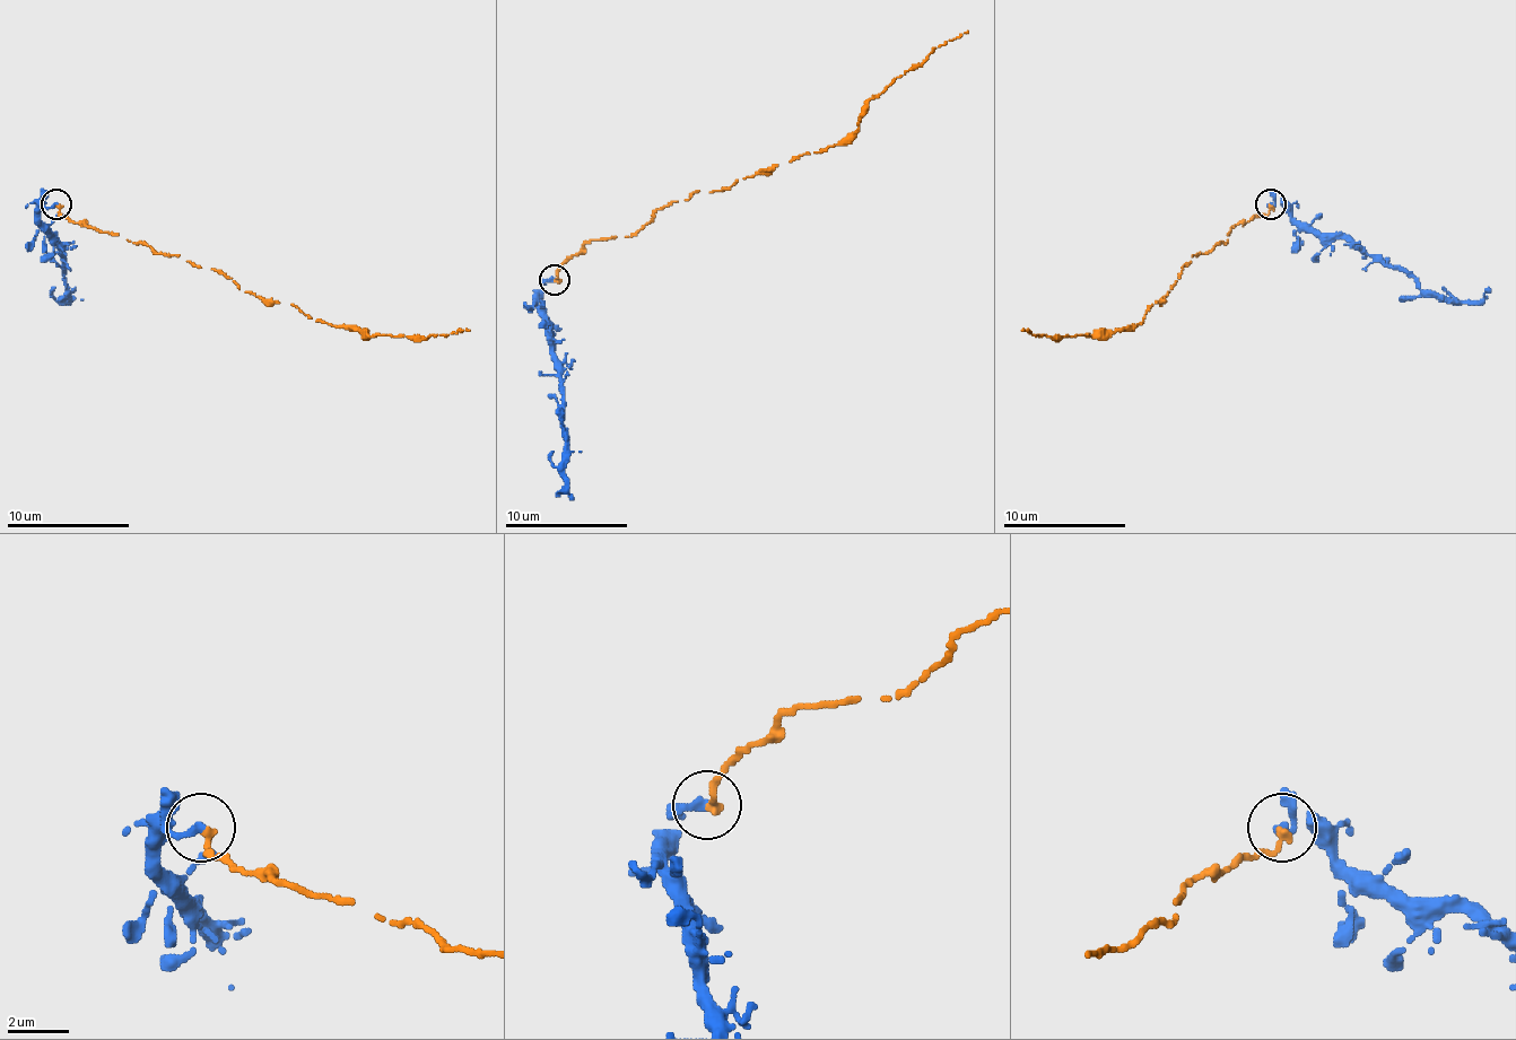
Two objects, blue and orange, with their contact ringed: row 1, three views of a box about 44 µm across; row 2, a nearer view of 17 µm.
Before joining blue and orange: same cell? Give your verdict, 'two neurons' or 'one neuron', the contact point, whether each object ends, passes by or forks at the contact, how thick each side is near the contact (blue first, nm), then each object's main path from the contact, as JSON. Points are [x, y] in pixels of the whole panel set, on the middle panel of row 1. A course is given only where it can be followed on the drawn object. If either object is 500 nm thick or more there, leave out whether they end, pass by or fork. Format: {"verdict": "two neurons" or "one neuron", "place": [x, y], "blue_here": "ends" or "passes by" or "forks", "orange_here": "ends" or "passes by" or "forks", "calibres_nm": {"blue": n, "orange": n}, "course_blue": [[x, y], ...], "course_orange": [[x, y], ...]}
{"verdict": "two neurons", "place": [555, 279], "blue_here": "ends", "orange_here": "ends", "calibres_nm": {"blue": 320, "orange": 280}, "course_blue": [[555, 280], [540, 283], [537, 305], [549, 330], [552, 360], [562, 378], [565, 430], [562, 492], [574, 498]], "course_orange": [[555, 280], [586, 243], [632, 237], [674, 200], [721, 191], [850, 136], [871, 99], [967, 32]]}

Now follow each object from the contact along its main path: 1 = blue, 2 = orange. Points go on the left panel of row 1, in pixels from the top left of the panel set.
1: (57, 204), (48, 208), (42, 199), (38, 217), (63, 254), (67, 300), (63, 297), (76, 288)
2: (57, 204), (88, 227), (294, 303), (315, 322), (351, 325), (373, 337), (469, 331)

